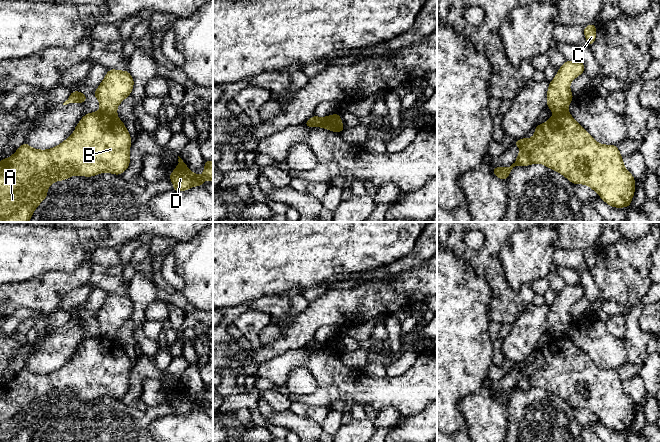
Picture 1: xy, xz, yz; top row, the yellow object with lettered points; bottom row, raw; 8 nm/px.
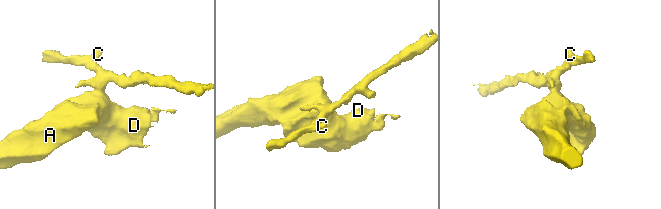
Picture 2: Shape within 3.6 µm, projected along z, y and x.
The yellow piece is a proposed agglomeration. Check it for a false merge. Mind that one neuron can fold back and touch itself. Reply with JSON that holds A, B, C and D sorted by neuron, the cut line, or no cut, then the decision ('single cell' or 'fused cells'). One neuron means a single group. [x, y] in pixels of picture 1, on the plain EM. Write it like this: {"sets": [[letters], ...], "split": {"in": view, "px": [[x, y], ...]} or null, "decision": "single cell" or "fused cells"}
{"sets": [["A", "B", "D"], ["C"]], "split": {"in": "xz", "px": [[338, 336], [333, 340], [333, 346], [339, 356]]}, "decision": "fused cells"}

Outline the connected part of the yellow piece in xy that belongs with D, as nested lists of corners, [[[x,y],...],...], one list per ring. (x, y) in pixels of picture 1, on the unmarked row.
[[[178,380],[179,389],[174,393],[171,399],[168,401],[174,408],[173,415],[186,415],[194,410],[204,410],[202,401],[209,406],[213,405],[213,385],[205,384],[205,393],[203,398],[192,397],[185,389],[184,385]]]

